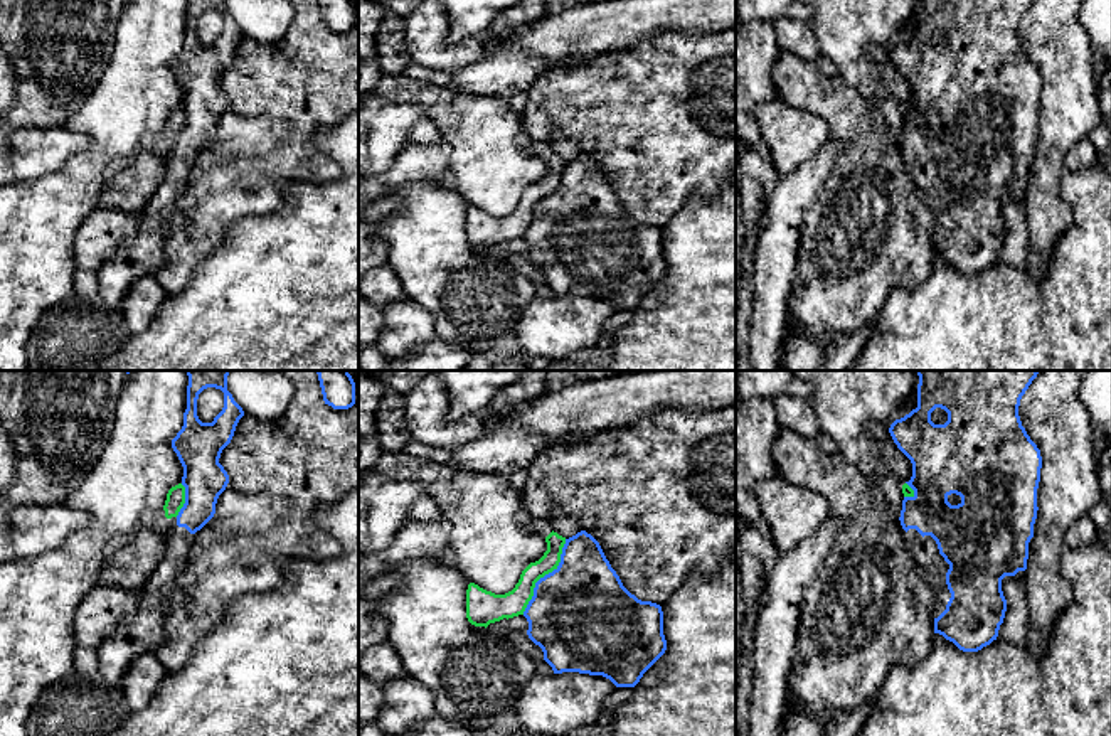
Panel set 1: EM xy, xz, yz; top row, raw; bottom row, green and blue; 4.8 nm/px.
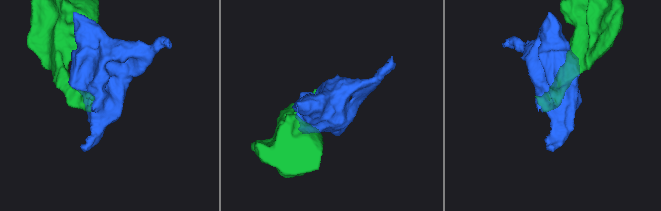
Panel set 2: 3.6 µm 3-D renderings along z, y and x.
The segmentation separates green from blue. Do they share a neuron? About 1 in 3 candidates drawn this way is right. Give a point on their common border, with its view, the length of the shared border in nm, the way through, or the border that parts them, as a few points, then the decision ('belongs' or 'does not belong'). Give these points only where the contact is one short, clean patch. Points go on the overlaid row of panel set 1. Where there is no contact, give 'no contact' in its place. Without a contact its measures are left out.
xz (544, 575) | 420 nm | does not belong

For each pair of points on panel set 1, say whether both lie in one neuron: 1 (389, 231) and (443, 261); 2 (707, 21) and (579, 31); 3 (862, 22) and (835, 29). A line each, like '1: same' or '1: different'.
1: same
2: same
3: same

